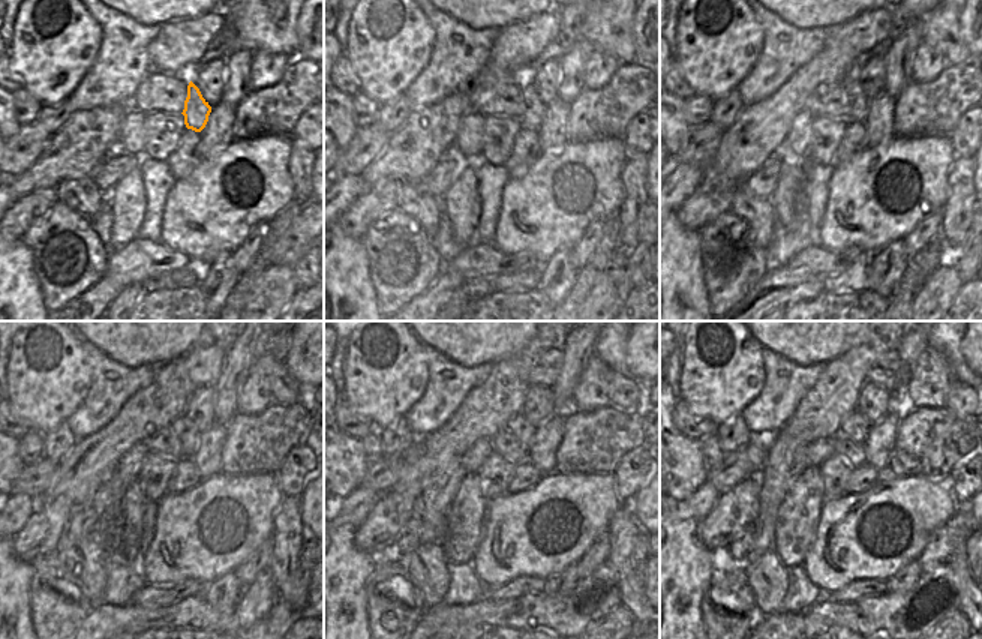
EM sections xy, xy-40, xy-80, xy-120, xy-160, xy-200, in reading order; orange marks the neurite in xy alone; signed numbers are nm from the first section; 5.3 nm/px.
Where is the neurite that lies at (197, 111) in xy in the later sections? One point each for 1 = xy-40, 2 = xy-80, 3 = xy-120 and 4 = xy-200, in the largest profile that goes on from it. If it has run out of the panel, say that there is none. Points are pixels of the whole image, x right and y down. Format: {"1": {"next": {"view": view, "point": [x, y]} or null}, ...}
{"1": {"next": {"view": "xy-40", "point": [532, 116]}}, "2": {"next": {"view": "xy-80", "point": [859, 102]}}, "3": {"next": {"view": "xy-120", "point": [189, 437]}}, "4": {"next": {"view": "xy-200", "point": [855, 426]}}}

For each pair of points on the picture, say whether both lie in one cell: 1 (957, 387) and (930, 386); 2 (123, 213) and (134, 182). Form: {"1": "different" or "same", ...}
{"1": "different", "2": "same"}

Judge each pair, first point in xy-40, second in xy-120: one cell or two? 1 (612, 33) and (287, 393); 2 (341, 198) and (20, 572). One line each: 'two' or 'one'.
1: one
2: two

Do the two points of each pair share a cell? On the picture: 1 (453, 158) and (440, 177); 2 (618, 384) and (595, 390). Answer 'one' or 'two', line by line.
1: one
2: two

